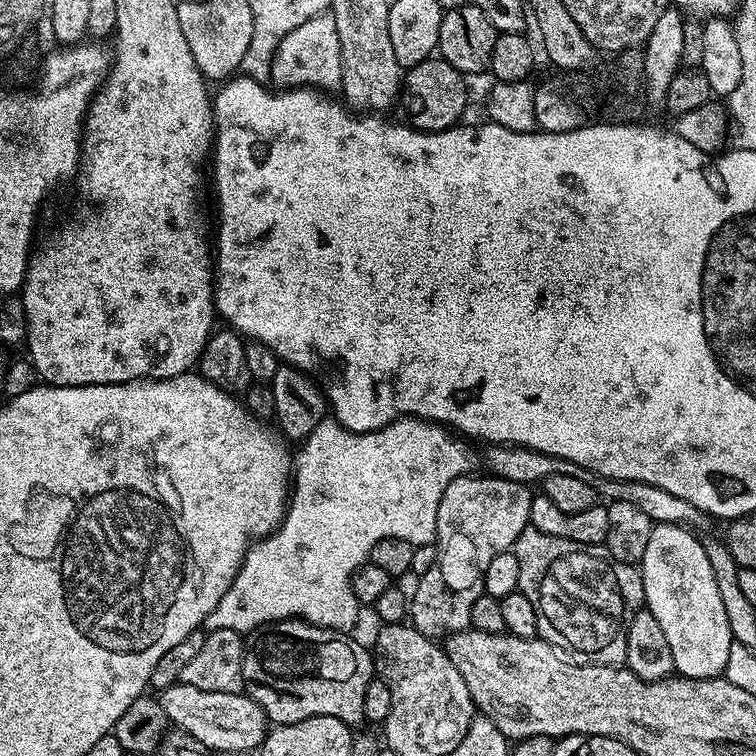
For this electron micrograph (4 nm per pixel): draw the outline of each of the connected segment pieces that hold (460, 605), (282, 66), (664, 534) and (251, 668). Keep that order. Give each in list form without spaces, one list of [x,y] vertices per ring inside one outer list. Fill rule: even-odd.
[[[465,474],[454,478],[454,482],[450,482],[450,486],[442,490],[442,502],[438,502],[434,541],[436,562],[424,576],[415,581],[416,593],[411,593],[410,596],[410,623],[423,636],[447,638],[455,632],[465,631],[471,625],[474,602],[478,602],[478,598],[485,595],[486,566],[490,566],[490,561],[498,554],[509,551],[518,534],[522,534],[522,530],[529,527],[533,493],[525,485],[502,480],[491,474],[472,475]]]
[[[331,14],[315,16],[295,30],[290,30],[286,38],[274,53],[272,63],[271,83],[277,89],[314,88],[317,90],[332,90],[341,83],[343,74],[342,51],[339,50],[338,31]]]
[[[653,524],[648,531],[642,558],[638,561],[638,571],[644,587],[646,611],[654,614],[662,634],[666,634],[666,646],[670,646],[676,672],[691,680],[723,677],[726,662],[730,662],[730,646],[734,641],[730,634],[730,621],[726,618],[726,606],[722,606],[722,594],[718,594],[718,582],[714,578],[710,560],[706,558],[703,543],[680,524]]]
[[[277,620],[244,636],[243,691],[261,707],[273,725],[302,722],[311,716],[333,716],[356,726],[363,721],[367,686],[374,679],[374,656],[343,632],[319,628],[304,620]]]

